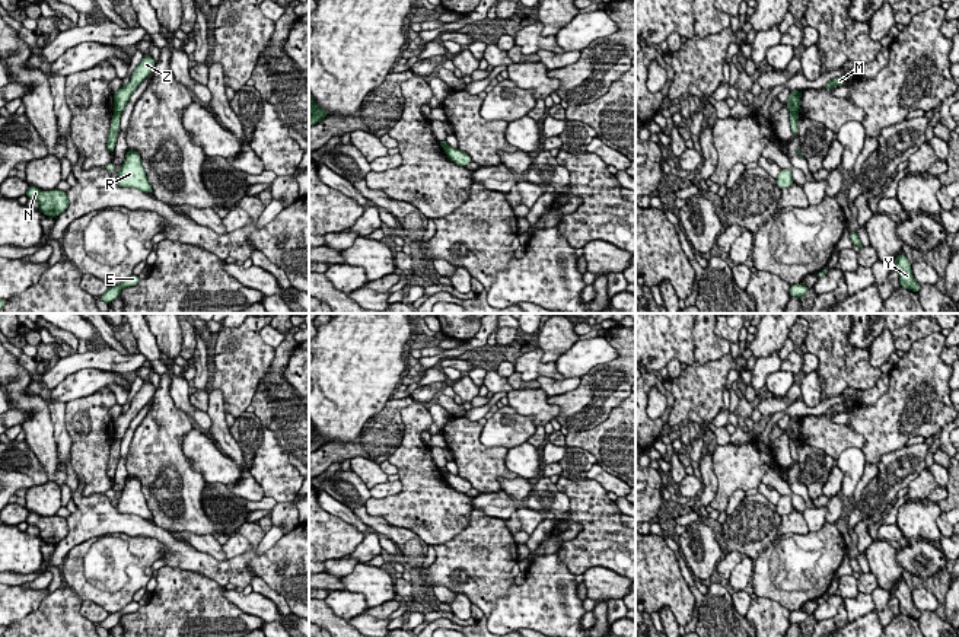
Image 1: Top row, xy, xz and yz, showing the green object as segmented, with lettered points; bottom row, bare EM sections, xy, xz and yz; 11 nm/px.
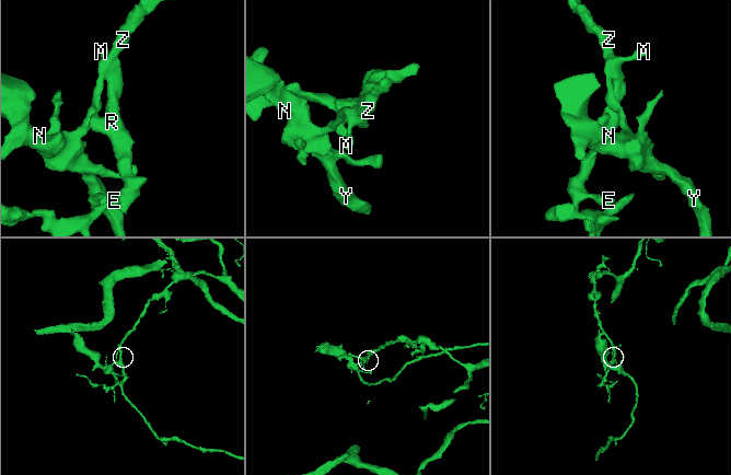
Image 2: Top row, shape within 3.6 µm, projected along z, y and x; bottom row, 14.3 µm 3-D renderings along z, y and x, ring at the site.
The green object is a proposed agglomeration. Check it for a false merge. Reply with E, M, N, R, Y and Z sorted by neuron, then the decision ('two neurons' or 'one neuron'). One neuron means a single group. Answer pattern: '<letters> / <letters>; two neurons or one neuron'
E M R Z / N Y; two neurons

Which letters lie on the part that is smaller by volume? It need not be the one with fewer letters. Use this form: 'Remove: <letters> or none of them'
Remove: N, Y

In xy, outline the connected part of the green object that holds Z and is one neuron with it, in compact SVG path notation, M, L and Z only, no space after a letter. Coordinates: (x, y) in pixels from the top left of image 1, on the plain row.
M143 382L141 389L136 394L130 408L114 420L114 439L122 440L130 423L136 418L140 410L153 398L154 386L152 382Z

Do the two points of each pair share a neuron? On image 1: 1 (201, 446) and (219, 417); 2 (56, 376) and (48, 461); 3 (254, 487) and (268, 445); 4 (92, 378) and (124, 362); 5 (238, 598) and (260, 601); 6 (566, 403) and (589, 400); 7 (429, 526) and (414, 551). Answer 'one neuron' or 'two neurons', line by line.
1: two neurons
2: two neurons
3: two neurons
4: two neurons
5: one neuron
6: one neuron
7: two neurons

